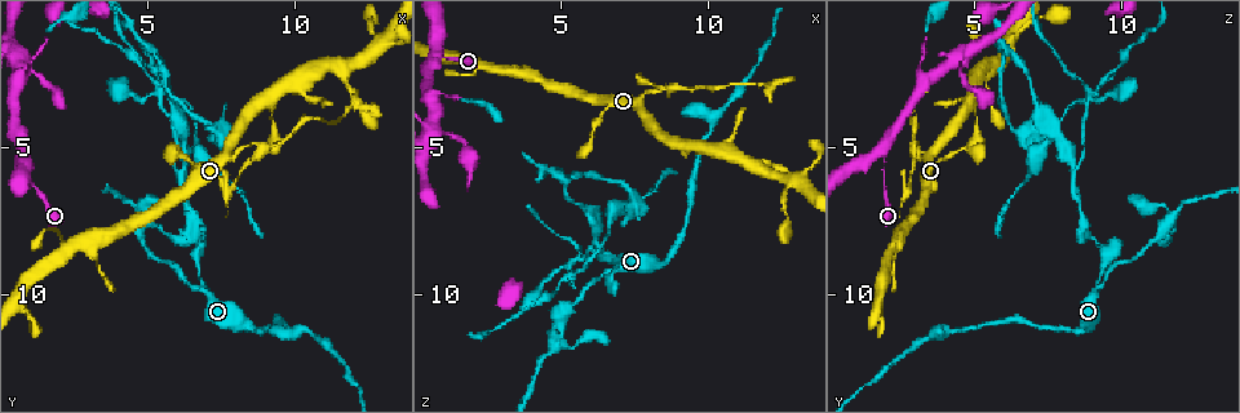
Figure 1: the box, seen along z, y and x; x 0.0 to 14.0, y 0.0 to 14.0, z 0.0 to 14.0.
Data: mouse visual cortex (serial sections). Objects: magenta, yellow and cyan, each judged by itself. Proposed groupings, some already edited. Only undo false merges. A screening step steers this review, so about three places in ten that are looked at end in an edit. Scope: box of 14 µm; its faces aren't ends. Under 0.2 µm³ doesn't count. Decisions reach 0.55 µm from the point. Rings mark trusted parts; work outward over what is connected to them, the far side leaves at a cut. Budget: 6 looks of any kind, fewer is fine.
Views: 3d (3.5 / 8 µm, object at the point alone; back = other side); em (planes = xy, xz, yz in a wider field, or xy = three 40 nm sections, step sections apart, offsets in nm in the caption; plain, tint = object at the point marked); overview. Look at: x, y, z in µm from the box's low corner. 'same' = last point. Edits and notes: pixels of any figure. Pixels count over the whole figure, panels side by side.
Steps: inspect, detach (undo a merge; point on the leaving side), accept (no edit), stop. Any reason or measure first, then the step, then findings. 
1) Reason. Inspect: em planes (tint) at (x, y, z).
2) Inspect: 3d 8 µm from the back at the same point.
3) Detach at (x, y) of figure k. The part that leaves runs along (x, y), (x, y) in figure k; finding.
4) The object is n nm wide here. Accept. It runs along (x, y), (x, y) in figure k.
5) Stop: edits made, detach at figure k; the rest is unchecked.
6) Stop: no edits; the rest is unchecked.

Inspect: 3d 3.5 µm at (12.8, 1.6, 6.2).

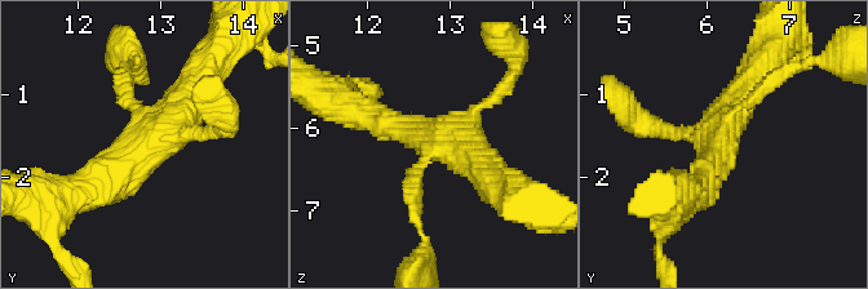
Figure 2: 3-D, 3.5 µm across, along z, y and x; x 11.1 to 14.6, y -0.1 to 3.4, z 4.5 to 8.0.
Inspect: em xy step 2 (tint) at (12.80, 1.50, 6.15).

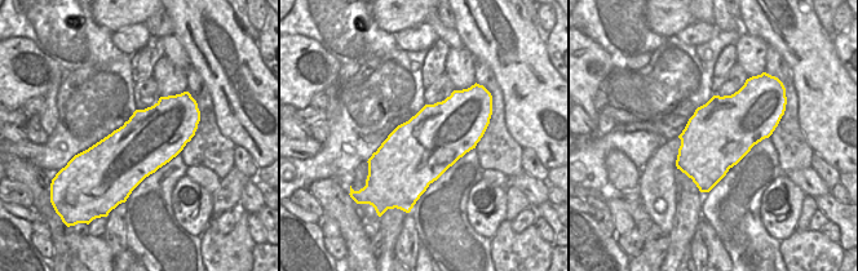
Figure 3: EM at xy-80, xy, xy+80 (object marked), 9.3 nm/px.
The object is 600 nm wide here. Accept. It runs along (84, 192), (176, 118), (199, 78) in figure 2; one cell here.

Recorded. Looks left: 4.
Narrows sharply. Inspect: 3d 3.5 µm at (8.6, 4.9, 3.0).

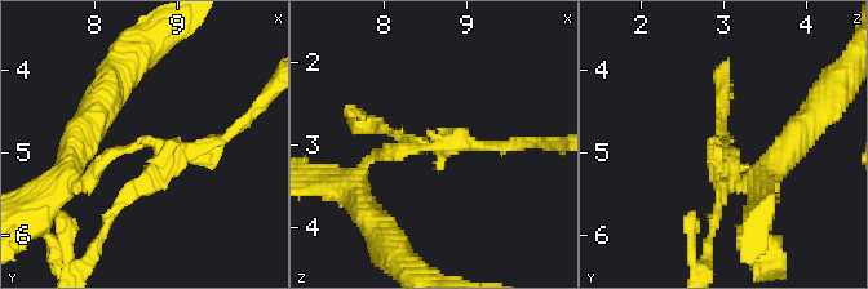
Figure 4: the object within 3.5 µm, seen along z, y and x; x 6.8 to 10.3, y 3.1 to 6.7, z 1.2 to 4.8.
Need the tissue. Inspect: em planes (tint) at (8.60, 4.90, 3.00).

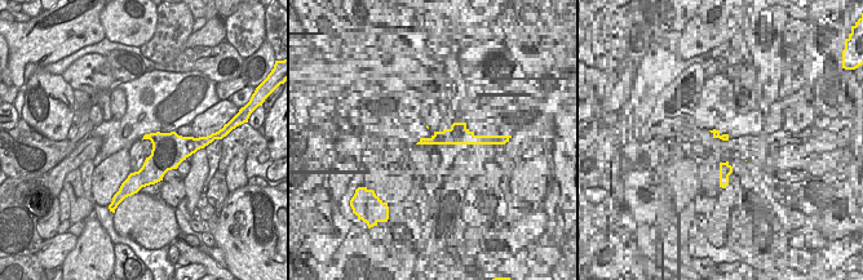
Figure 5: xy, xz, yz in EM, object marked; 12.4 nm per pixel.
Inspect: em xy step 3 (tint) at the same point.

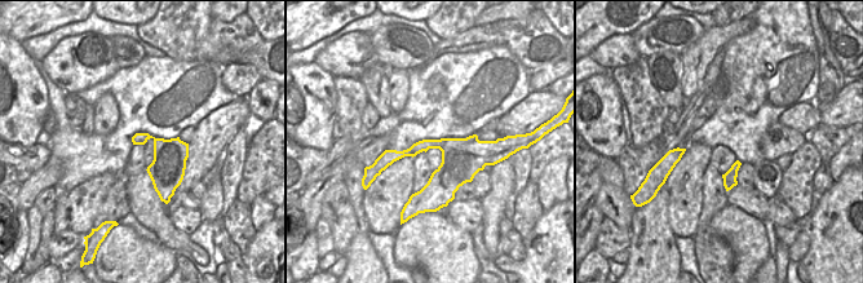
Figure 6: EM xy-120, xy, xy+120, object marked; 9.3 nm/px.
The object is 260 nm wide here. Detach at (165, 167) of figure 4. The part that leaves runs along (411, 149), (447, 142), (530, 142) in figure 4; a second cell is stuck on.

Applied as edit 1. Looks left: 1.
Side arm on a straight run. Inspect: 3d 3.5 µm at (6.9, 9.5, 9.3).

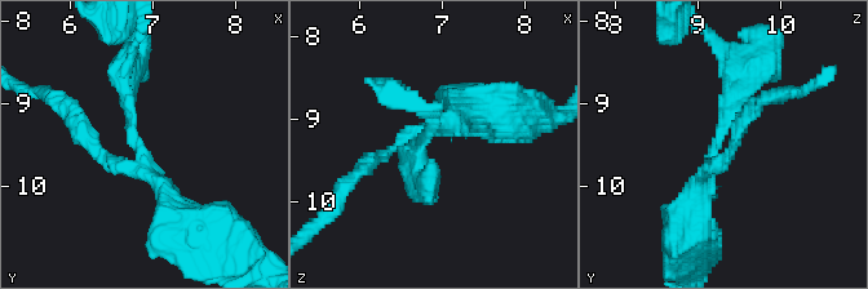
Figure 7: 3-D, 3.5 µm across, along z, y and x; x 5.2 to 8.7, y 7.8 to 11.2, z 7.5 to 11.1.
Detach at (132, 114) of figure 7. The part that leaves runs along (144, 163), (127, 103), (132, 52) in figure 7; a second cell is stuck on.

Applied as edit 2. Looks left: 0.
Stop: edits made, detach at figure 4, detach at figure 7; the rest is unchecked.

